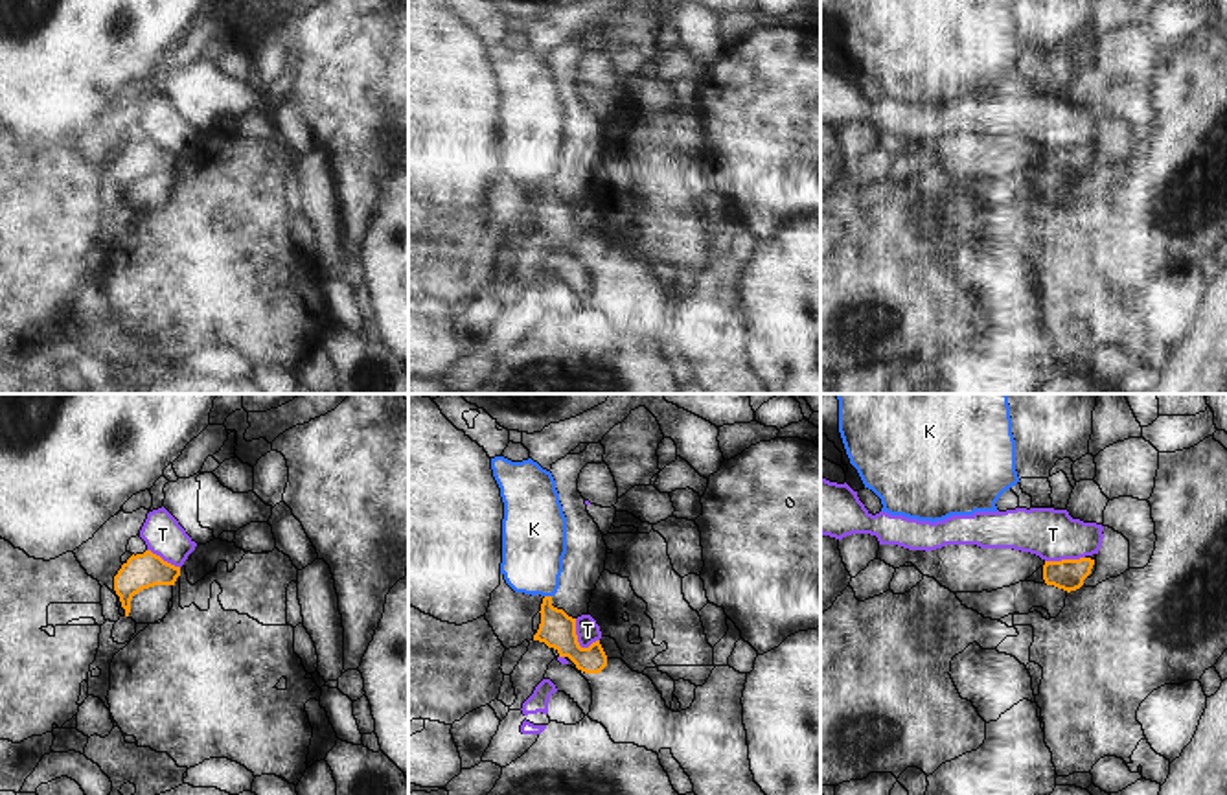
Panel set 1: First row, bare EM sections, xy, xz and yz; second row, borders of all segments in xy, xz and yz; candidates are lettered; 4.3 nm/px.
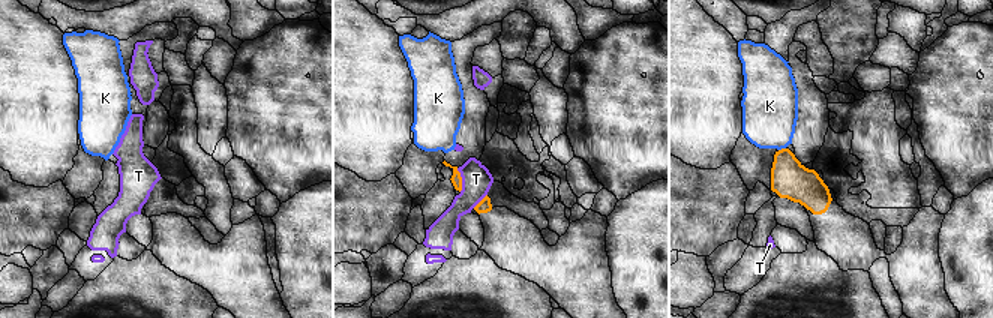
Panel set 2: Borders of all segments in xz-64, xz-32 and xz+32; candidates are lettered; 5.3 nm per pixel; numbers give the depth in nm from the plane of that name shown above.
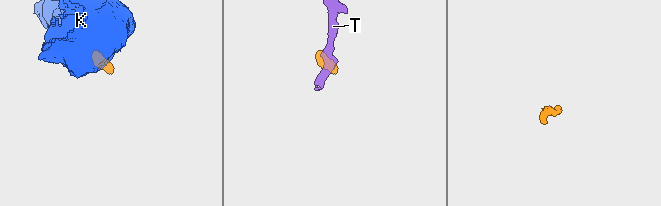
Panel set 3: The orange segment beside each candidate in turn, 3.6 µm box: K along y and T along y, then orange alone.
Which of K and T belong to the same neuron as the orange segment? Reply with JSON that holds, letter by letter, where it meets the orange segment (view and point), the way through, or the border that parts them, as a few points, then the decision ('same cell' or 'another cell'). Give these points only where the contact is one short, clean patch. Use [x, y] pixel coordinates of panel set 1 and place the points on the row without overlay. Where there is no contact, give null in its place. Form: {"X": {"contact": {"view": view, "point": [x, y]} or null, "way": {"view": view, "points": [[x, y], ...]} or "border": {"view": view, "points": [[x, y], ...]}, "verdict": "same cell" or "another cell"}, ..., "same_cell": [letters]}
{"K": {"contact": {"view": "xz", "point": [549, 184]}, "border": {"view": "xz", "points": [[545, 183], [550, 184]]}, "verdict": "another cell"}, "T": {"contact": {"view": "xz", "point": [576, 229]}, "border": {"view": "xz", "points": [[574, 207], [576, 229], [582, 234], [598, 229]]}, "verdict": "another cell"}, "same_cell": []}

